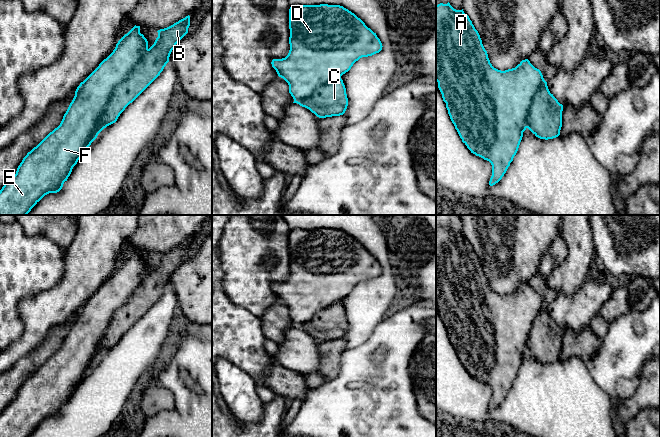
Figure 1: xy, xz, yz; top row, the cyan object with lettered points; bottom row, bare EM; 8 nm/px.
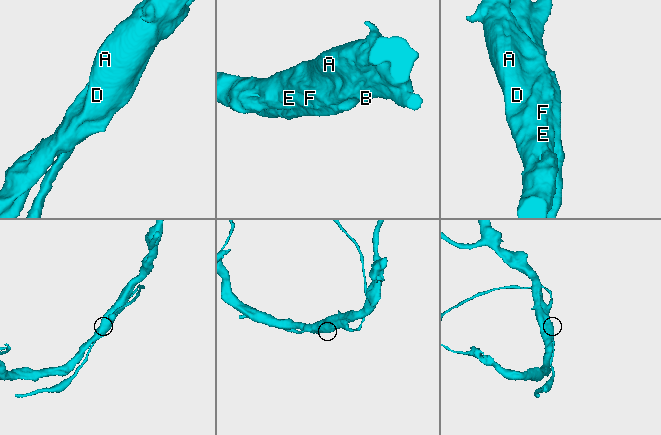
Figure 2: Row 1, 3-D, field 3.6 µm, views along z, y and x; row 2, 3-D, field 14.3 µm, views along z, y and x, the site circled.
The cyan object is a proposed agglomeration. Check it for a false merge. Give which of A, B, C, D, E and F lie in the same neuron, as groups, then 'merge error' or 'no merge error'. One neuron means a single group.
groups A D E F / B C; merge error

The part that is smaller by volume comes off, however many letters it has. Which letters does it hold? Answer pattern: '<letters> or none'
B, C

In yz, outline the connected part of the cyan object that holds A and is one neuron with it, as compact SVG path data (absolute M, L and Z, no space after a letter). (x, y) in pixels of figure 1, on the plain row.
M448 226L436 229L436 305L462 366L471 377L491 387L489 409L495 409L502 403L518 375L523 356L527 352L527 340L533 320L544 305L541 295L528 283L505 295L494 292L469 240L463 233L456 234Z

